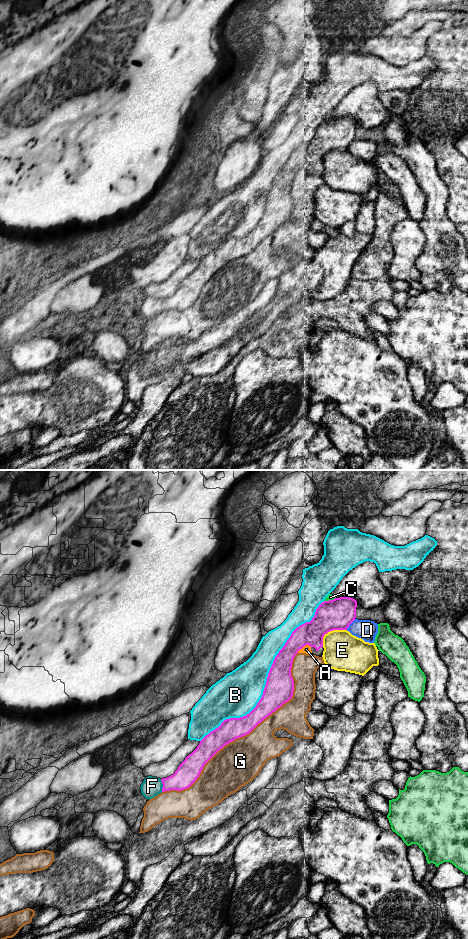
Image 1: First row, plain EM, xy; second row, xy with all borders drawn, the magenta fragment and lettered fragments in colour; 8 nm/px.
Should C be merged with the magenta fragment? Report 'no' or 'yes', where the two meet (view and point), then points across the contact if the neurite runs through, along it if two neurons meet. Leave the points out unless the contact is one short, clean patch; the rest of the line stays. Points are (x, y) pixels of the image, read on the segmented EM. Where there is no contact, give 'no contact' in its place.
no; contact xy (329, 600); border xy (335, 597), (324, 601)

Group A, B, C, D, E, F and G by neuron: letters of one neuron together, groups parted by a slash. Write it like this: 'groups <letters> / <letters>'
groups A F / B / C / D / E / G

